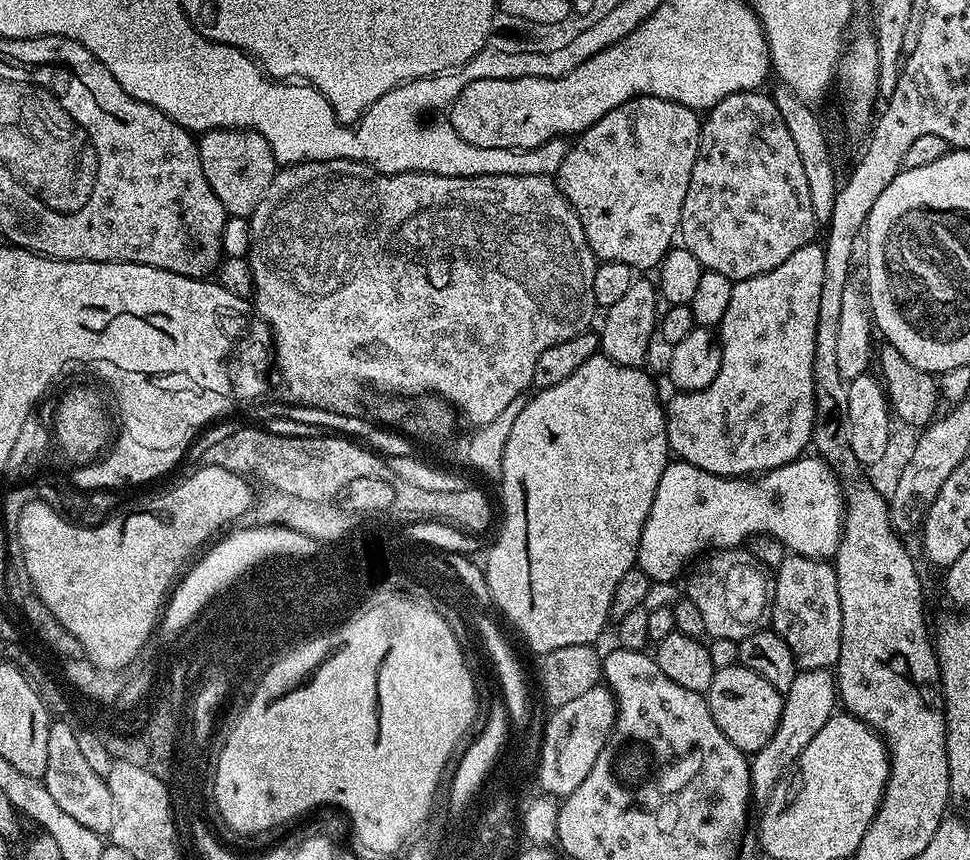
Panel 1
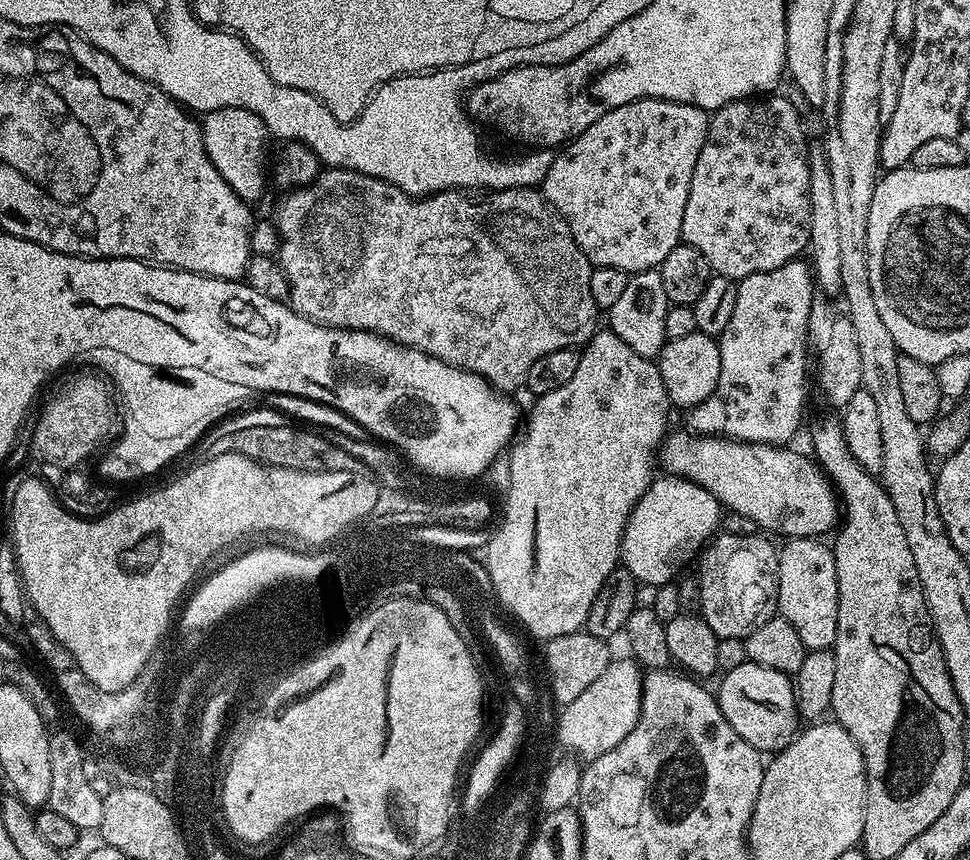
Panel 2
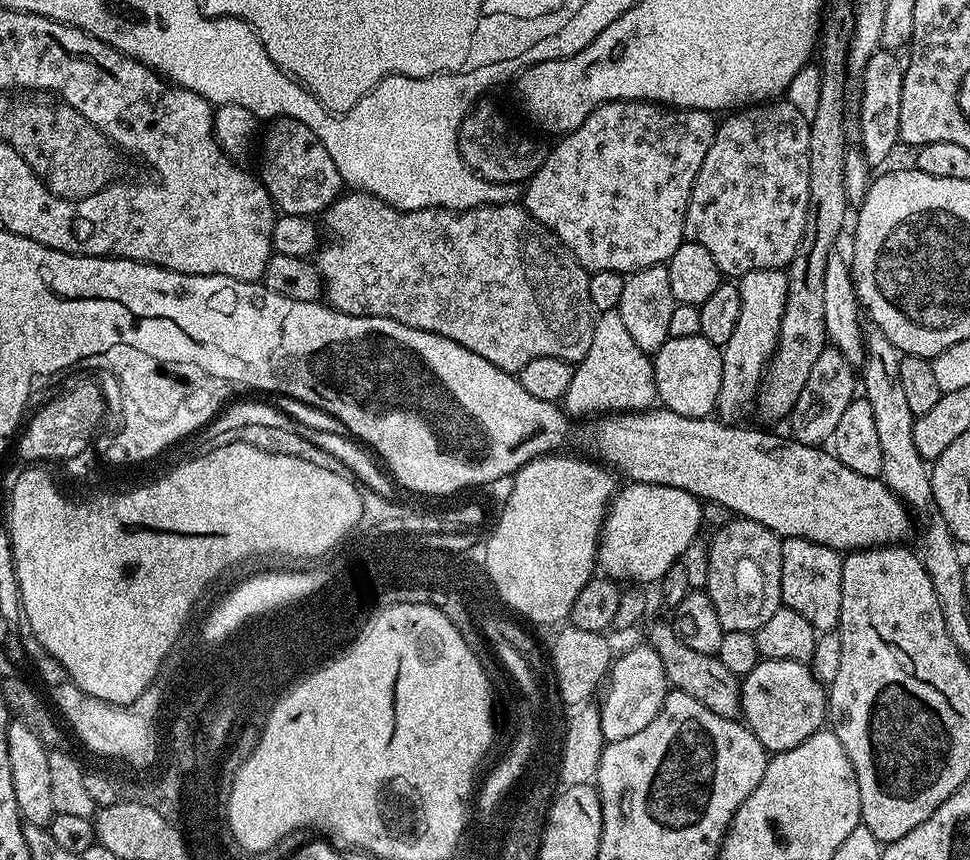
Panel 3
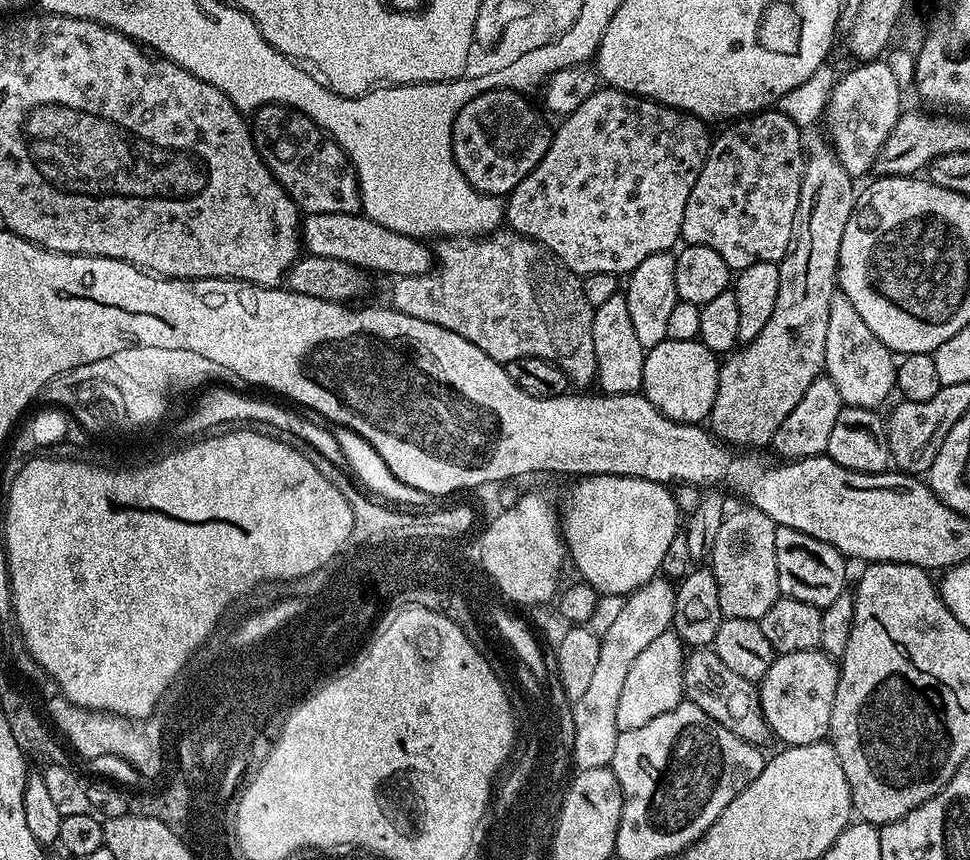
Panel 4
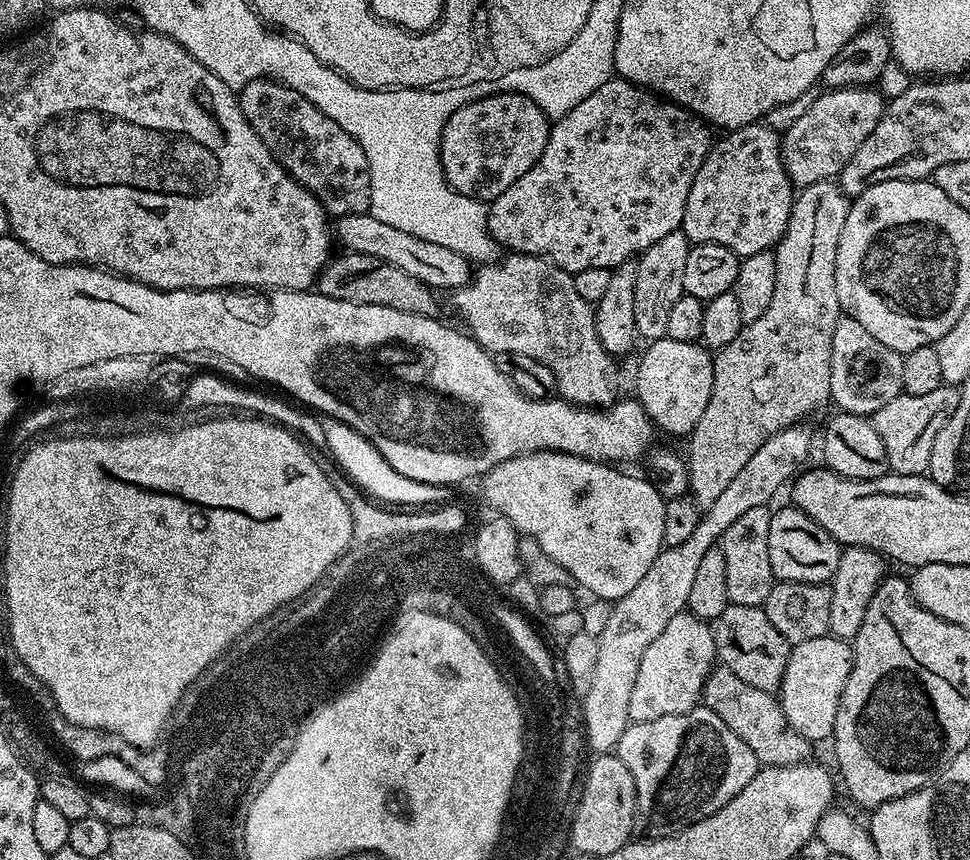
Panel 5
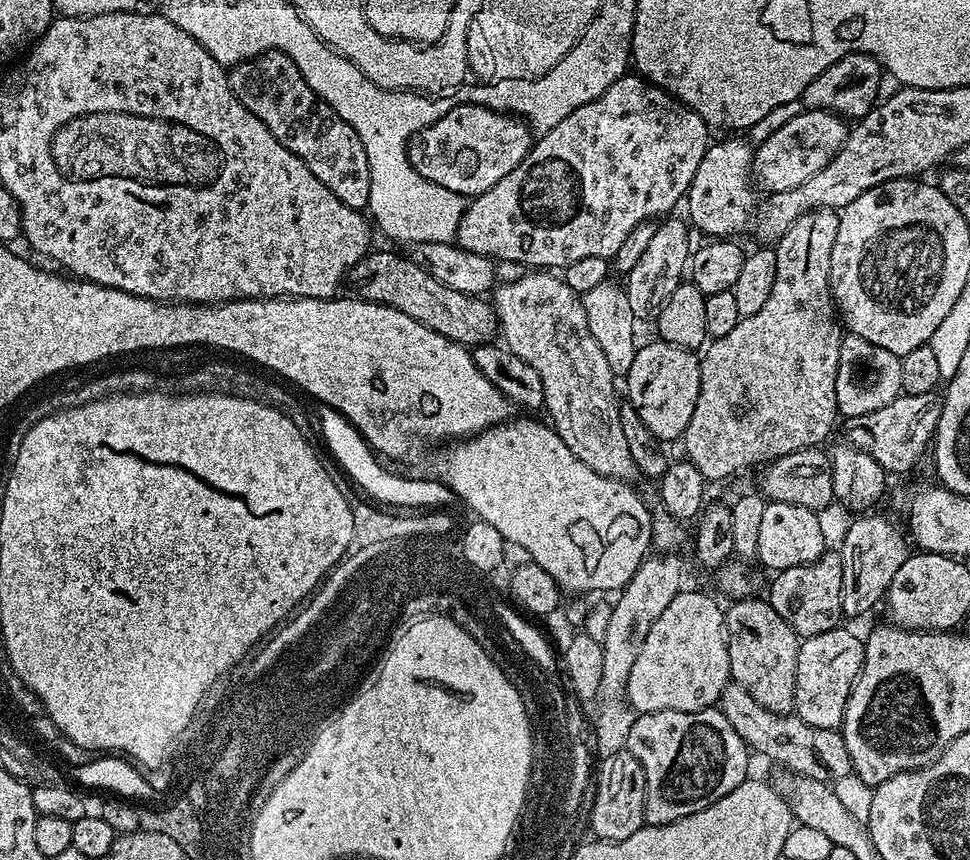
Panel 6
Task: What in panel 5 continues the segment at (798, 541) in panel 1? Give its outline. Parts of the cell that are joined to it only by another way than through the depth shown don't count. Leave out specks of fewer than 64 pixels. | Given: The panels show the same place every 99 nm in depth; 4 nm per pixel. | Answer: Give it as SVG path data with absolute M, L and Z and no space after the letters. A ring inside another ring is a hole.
M523 452L521 456L510 458L484 473L482 483L484 483L485 498L500 511L497 513L503 519L509 520L512 523L513 528L516 529L521 537L529 536L530 539L528 540L534 542L537 549L540 547L562 571L569 572L582 587L589 588L593 592L591 593L593 597L615 602L626 594L630 594L630 590L634 590L634 586L638 586L642 574L646 574L646 570L650 570L650 566L656 561L658 554L665 547L662 526L664 525L664 506L666 500L660 496L658 489L653 486L651 479L645 478L643 475L641 477L631 476L628 472L620 471L624 470L613 466L611 463L587 460L581 456L572 456L569 452Z

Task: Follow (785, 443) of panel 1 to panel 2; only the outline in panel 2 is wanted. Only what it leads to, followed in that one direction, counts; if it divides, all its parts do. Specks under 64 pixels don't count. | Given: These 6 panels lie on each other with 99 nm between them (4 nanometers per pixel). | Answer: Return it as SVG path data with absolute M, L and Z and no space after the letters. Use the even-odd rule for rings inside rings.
M797 258L778 266L778 270L770 270L762 274L750 274L737 283L738 299L734 301L734 314L726 325L726 330L718 338L722 366L718 374L718 386L714 386L714 394L687 413L687 427L698 436L723 436L726 440L741 440L747 444L774 444L784 446L788 439L800 428L800 419L804 416L804 403L808 400L808 323L812 320L812 292L814 293L814 273L803 259Z

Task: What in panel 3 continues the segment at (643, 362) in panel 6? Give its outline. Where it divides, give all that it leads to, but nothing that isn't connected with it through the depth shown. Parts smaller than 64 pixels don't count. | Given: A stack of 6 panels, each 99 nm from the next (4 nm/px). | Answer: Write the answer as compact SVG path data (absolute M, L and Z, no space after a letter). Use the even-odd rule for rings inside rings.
M705 336L690 338L669 338L654 354L652 360L656 395L663 407L674 414L682 414L686 418L708 418L716 411L718 390L722 386L722 351L717 345L711 344Z

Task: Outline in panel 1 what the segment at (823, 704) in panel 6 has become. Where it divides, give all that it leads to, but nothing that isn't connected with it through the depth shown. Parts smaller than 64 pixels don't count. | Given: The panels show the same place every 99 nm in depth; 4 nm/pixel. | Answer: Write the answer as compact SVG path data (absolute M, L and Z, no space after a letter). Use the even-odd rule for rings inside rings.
M734 663L728 668L718 668L710 682L706 693L710 706L710 714L714 714L714 722L718 722L718 730L738 746L746 754L755 754L770 742L774 730L778 730L778 722L782 718L784 698L781 692L762 674L754 674L754 670Z

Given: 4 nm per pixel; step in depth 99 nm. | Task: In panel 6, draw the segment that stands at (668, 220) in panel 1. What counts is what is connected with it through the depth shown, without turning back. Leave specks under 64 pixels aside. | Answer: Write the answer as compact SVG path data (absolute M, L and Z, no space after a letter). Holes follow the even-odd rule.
M625 74L622 78L618 78L618 82L614 82L614 86L610 86L610 90L606 90L601 96L594 98L594 102L586 102L586 106L578 106L578 110L566 114L566 118L562 118L562 122L558 122L558 126L547 129L543 135L541 140L539 137L533 143L526 158L522 158L522 162L518 162L518 166L514 166L514 170L510 170L510 174L506 174L506 178L502 178L502 182L494 182L494 186L490 186L490 190L486 190L480 196L471 197L470 203L465 207L464 216L457 227L454 239L461 248L474 254L490 256L496 262L508 260L512 266L528 264L524 266L532 270L563 270L569 268L574 262L579 262L581 258L598 258L599 256L612 258L622 242L625 241L626 236L639 223L644 220L660 218L663 212L670 211L679 200L681 203L687 197L690 182L694 178L694 174L698 174L698 162L702 162L710 143L709 126L694 109L686 107L683 102L669 96L655 84L649 84L639 74Z

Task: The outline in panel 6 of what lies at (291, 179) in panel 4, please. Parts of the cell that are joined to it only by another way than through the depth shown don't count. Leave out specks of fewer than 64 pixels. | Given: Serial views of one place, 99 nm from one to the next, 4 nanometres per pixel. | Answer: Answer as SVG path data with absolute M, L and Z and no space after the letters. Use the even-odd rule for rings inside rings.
M263 52L241 64L231 65L228 72L230 90L338 198L338 202L346 202L346 206L367 209L370 198L370 182L368 176L367 152L363 148L362 139L336 111L328 105L310 86L306 86L306 78L298 74L298 66L290 62L290 58L281 52Z

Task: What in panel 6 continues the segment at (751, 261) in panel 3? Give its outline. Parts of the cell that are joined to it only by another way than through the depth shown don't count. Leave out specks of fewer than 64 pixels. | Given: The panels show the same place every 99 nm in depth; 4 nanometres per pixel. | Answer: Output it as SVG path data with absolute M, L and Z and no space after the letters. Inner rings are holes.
M747 139L720 140L709 143L702 162L698 162L698 174L688 187L686 205L692 224L708 238L736 238L739 232L748 228L752 220L752 211L757 211L756 192L752 157L754 148ZM748 144L749 145L748 145ZM752 184L753 188L752 189ZM756 191L756 192L755 192Z

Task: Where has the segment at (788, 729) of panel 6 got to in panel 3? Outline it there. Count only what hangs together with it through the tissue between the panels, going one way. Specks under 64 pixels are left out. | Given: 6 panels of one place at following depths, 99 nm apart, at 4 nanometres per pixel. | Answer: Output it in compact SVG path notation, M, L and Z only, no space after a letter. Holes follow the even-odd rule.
M668 622L650 625L646 643L655 650L658 658L662 658L662 670L666 670L668 683L675 691L690 694L690 698L698 698L706 710L714 710L714 714L722 714L722 718L735 720L741 715L741 681L730 670L726 670L726 666L722 666L719 655L698 654L698 650L690 650L686 642L676 637L675 630Z

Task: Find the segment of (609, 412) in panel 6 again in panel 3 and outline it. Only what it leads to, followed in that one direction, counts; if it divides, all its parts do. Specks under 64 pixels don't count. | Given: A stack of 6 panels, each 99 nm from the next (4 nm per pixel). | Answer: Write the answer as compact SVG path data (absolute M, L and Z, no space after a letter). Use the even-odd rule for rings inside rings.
M348 190L322 213L322 224L325 229L328 227L337 236L337 240L332 240L329 244L327 241L319 249L314 263L320 274L322 292L327 303L340 312L351 316L390 318L411 328L421 328L438 334L442 338L450 338L454 342L458 342L458 346L466 346L466 350L486 358L486 362L498 366L503 372L513 374L519 374L522 366L526 366L526 362L534 362L534 358L562 358L569 362L579 362L586 358L586 350L590 350L597 318L597 313L590 302L590 290L588 289L590 273L588 269L578 263L574 254L549 228L542 226L542 222L538 222L524 209L523 203L487 204L464 211L452 211L450 208L438 207L415 209L413 212L408 212L400 211L370 193Z

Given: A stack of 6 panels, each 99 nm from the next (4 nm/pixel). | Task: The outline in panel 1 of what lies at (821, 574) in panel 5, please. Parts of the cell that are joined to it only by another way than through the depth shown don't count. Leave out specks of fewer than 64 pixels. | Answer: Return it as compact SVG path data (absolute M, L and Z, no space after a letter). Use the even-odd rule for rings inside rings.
M785 555L774 572L770 628L790 646L797 669L831 669L838 662L842 650L842 602L838 598L836 569L828 560Z

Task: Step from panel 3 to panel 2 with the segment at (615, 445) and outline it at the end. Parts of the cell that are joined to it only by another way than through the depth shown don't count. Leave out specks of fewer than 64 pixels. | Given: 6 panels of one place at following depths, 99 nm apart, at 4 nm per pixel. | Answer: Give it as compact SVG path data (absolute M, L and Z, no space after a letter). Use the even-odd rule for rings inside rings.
M683 430L684 432L669 431L665 435L663 444L658 449L658 460L662 465L664 463L663 471L669 476L680 476L684 480L694 482L698 486L702 486L702 490L706 490L710 494L714 494L714 498L727 511L737 512L746 518L750 518L756 524L757 529L763 530L765 533L781 532L781 537L795 538L797 536L810 536L813 538L823 537L823 532L831 533L838 524L838 493L831 480L824 474L823 468L816 463L811 455L805 454L803 456L800 452L791 452L791 447L777 446L774 444L747 444L741 440L726 440L723 436L698 436L691 430Z

